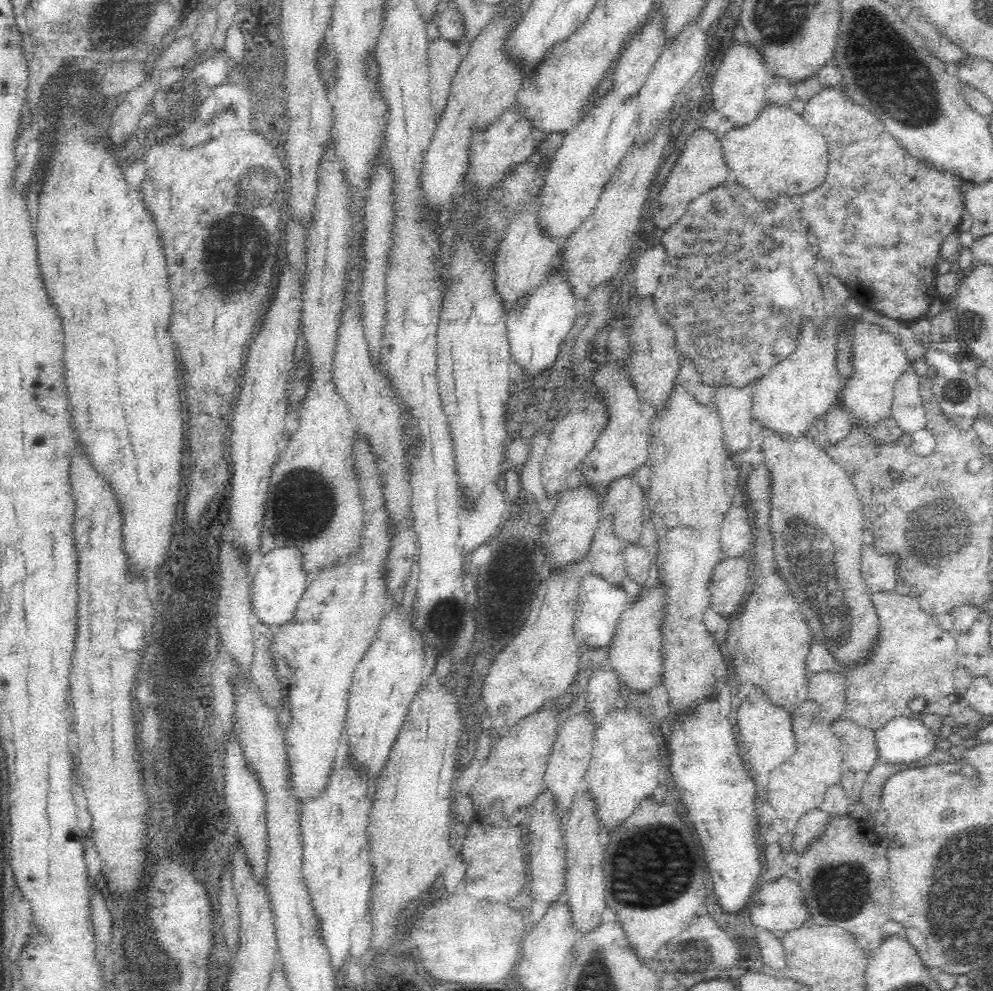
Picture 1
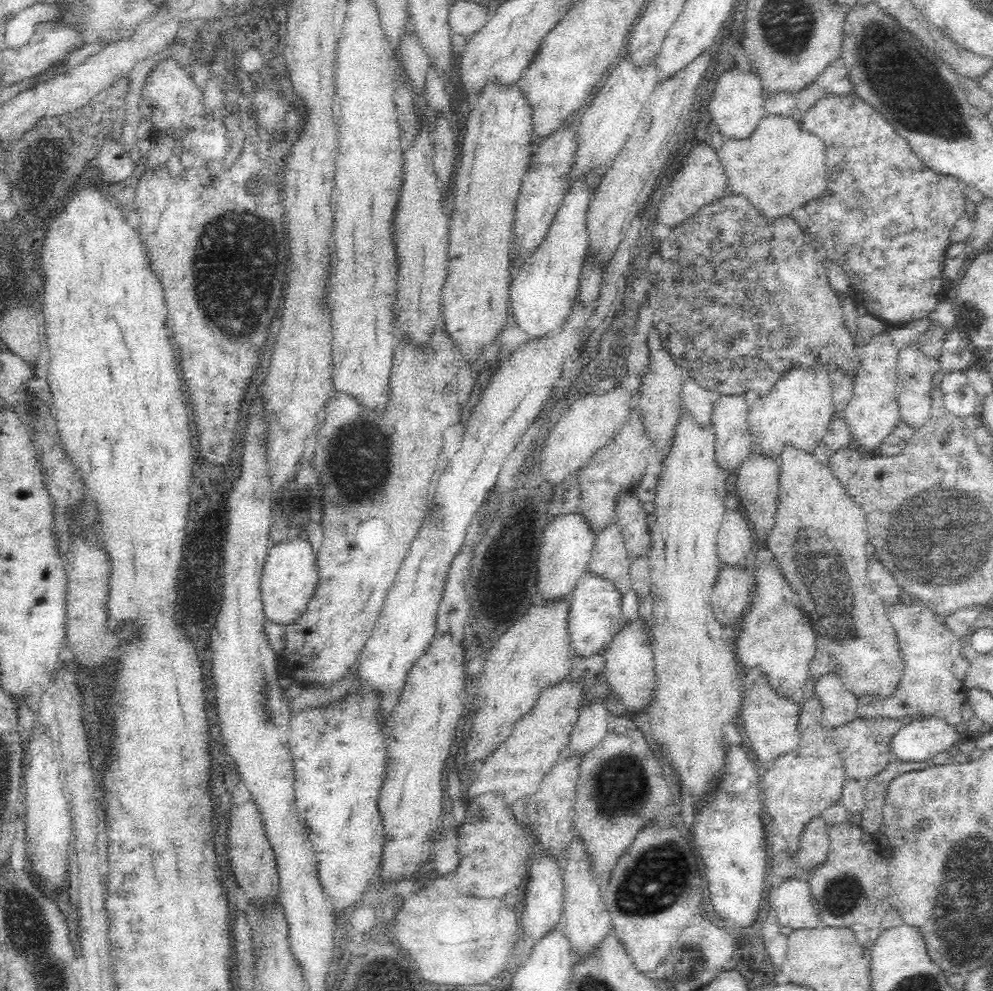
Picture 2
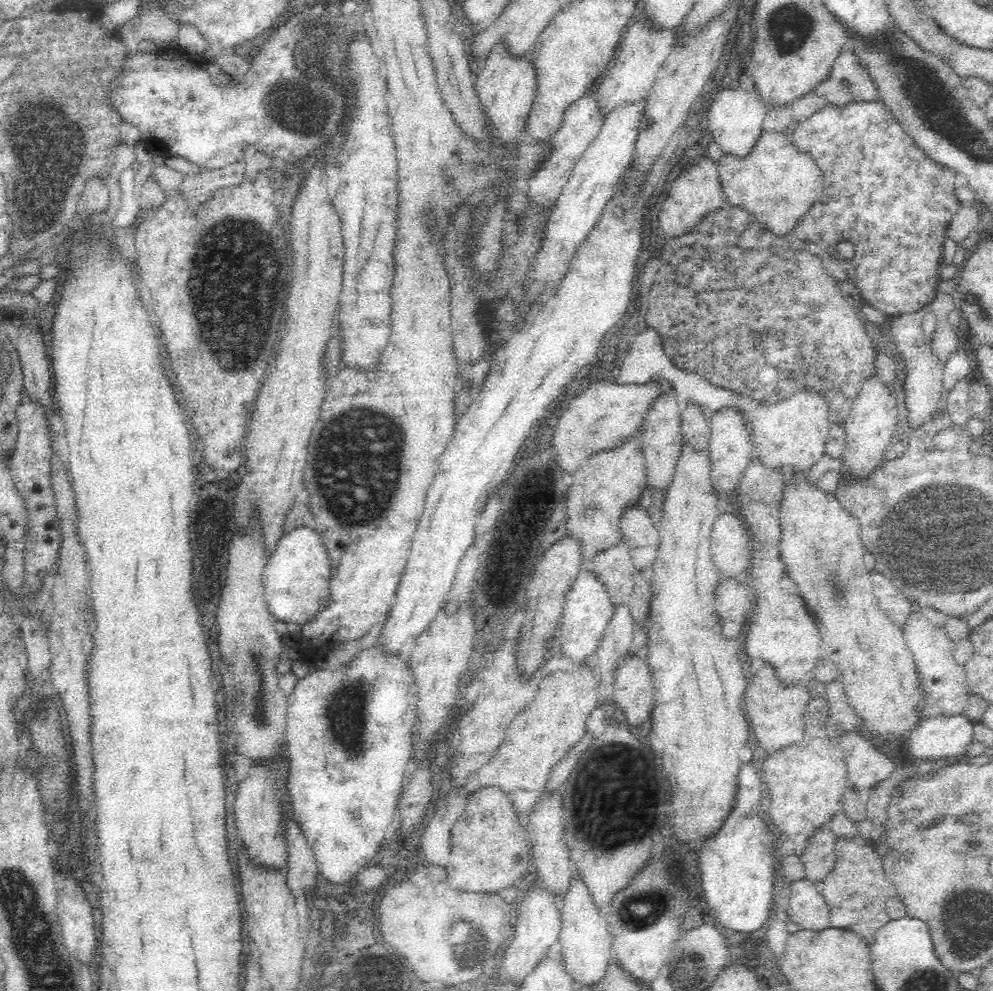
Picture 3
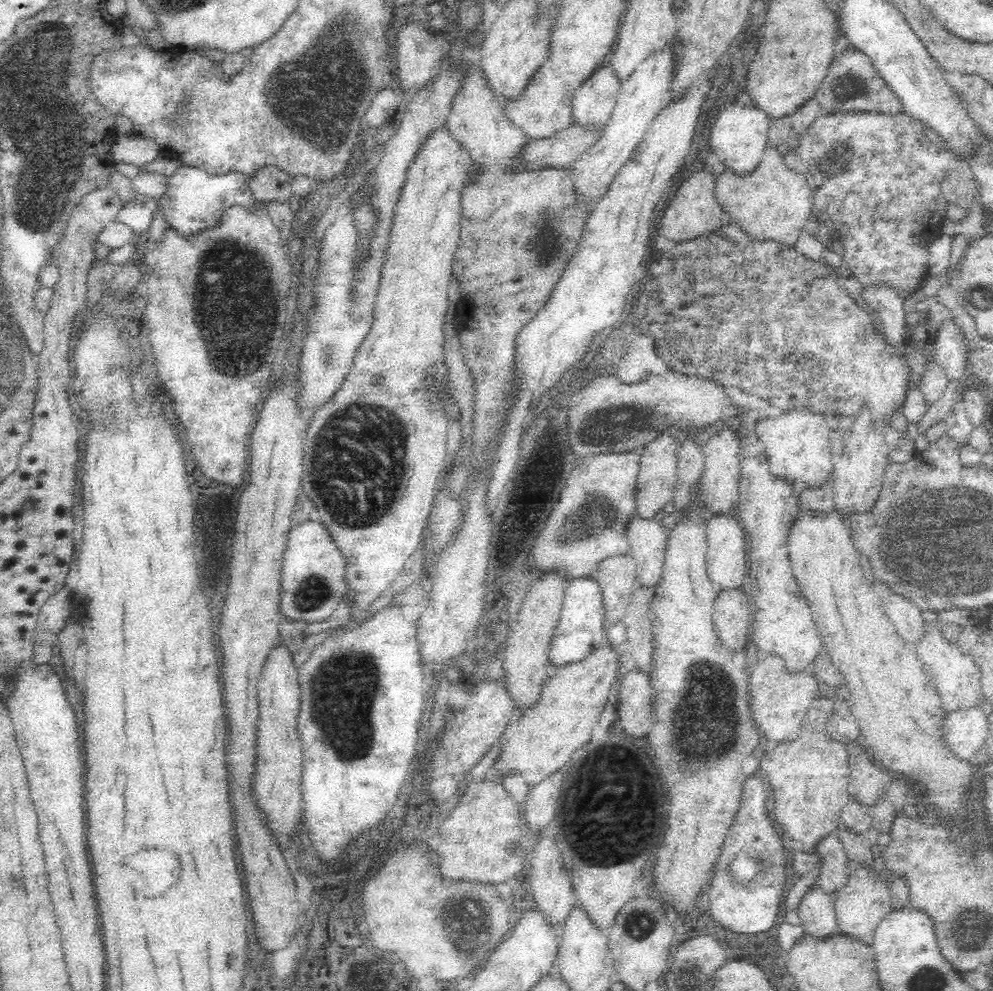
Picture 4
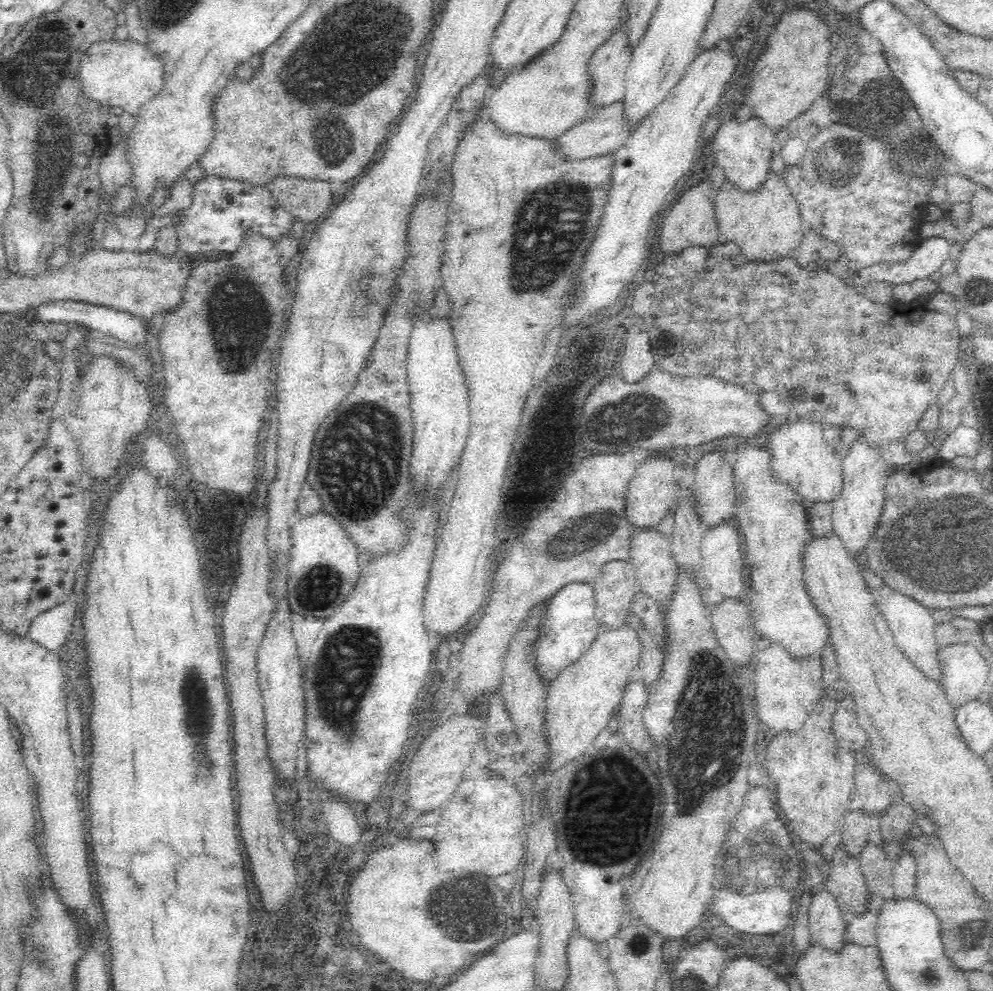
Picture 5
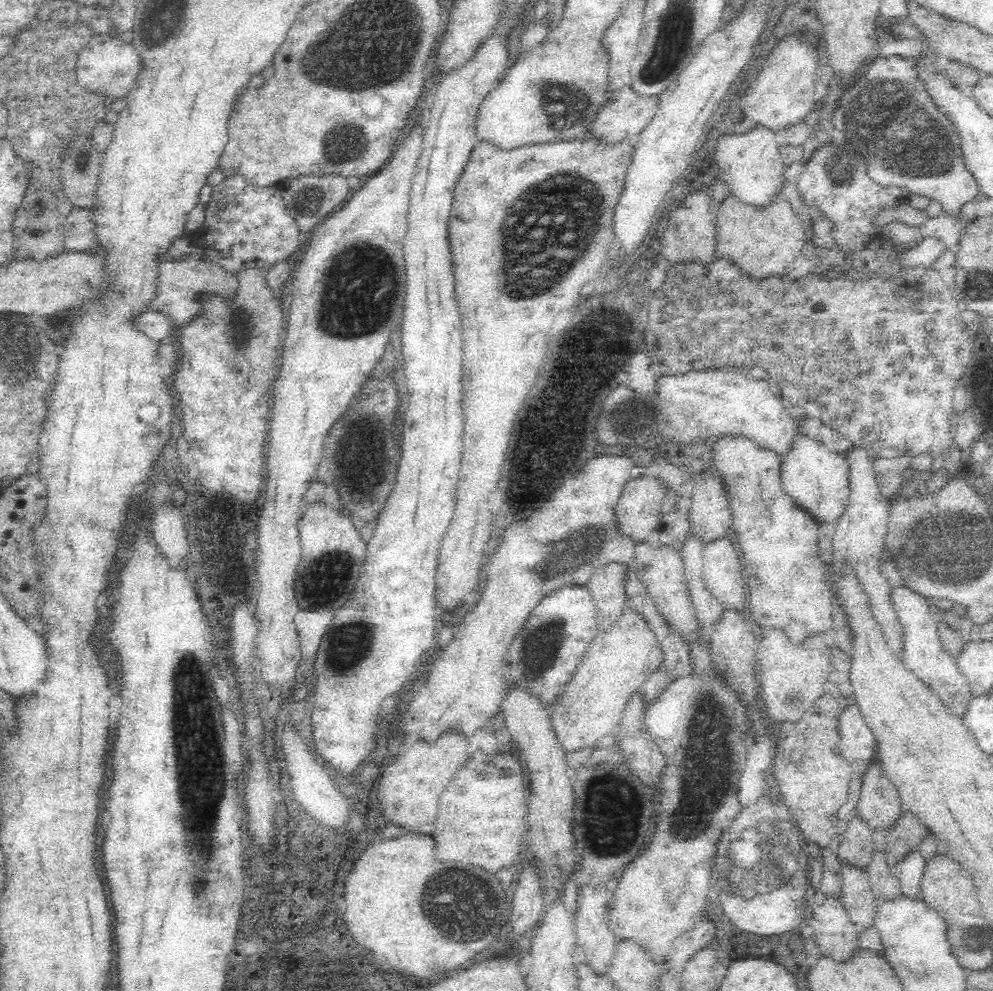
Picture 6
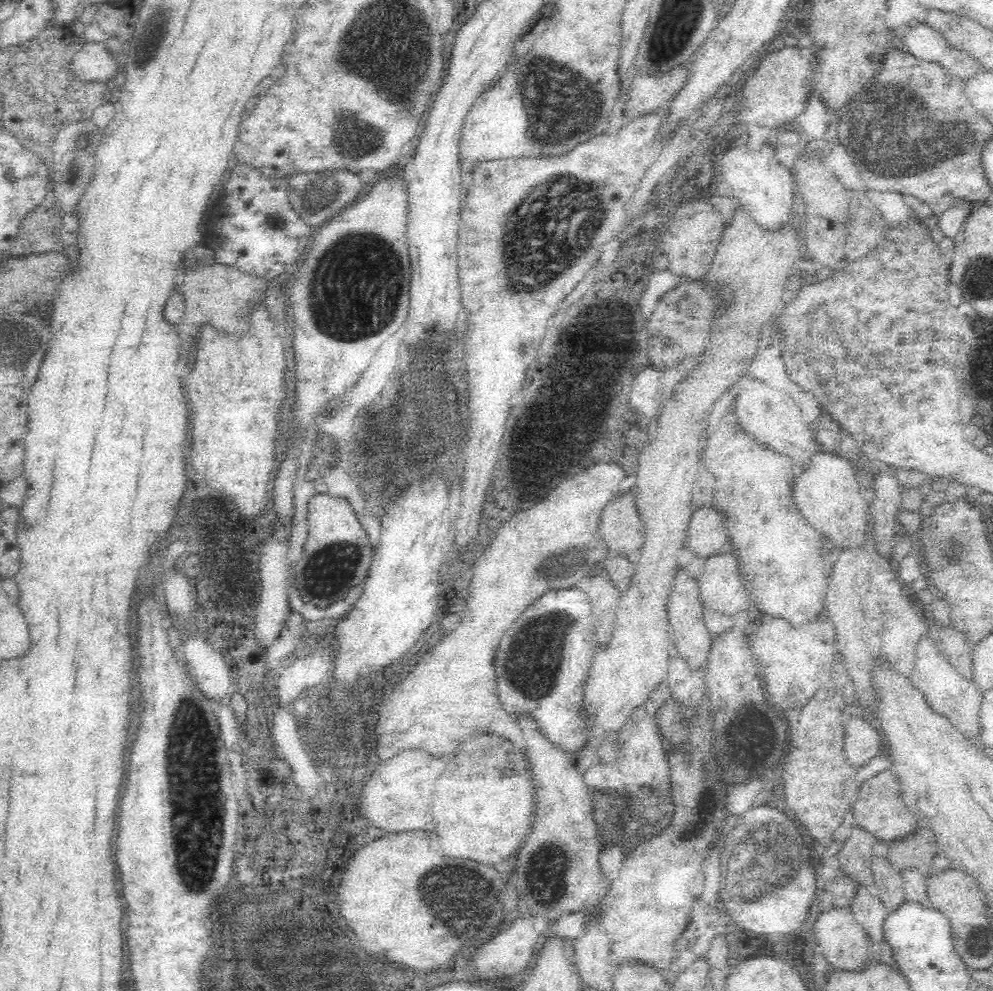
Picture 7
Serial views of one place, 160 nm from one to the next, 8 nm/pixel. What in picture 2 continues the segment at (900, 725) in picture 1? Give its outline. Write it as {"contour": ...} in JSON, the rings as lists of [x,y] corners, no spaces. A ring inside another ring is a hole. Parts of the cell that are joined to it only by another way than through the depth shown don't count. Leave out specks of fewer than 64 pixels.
{"contour":[[[925,717],[911,721],[898,731],[892,741],[892,752],[906,762],[922,762],[944,756],[947,750],[958,746],[961,732],[957,725],[944,719]]]}

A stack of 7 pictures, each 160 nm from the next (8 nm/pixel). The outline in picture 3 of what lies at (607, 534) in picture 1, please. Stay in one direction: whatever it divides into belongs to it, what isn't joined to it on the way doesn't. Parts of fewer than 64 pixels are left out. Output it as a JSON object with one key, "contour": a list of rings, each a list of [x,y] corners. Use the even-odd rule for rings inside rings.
{"contour":[[[625,543],[599,554],[595,558],[594,572],[598,580],[604,584],[612,606],[620,606],[632,594],[634,580],[634,563],[631,557],[631,548]]]}

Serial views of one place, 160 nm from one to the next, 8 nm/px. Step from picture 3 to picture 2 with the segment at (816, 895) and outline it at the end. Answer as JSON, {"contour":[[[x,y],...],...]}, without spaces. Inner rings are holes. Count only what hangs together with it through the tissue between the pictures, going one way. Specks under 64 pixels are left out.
{"contour":[[[798,877],[773,882],[769,904],[777,911],[780,925],[789,926],[792,929],[813,929],[822,926],[817,907],[818,901],[812,894],[811,886],[805,881],[800,881]]]}

